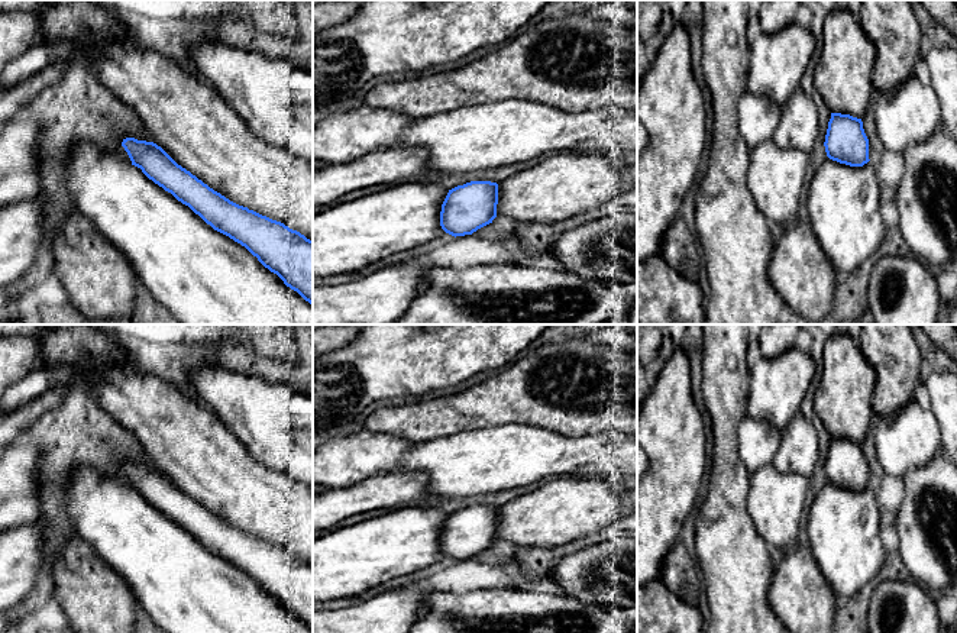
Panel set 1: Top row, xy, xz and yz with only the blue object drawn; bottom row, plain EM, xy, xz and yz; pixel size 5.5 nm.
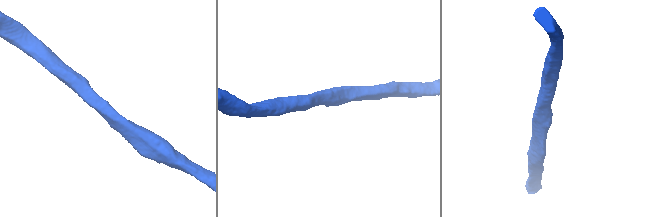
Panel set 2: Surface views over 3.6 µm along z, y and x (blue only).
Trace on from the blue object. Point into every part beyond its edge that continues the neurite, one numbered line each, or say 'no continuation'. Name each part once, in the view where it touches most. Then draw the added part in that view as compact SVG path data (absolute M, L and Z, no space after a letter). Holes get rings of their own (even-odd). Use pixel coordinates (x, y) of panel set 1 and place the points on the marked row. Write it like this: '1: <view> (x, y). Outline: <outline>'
1: xy (203, 277). Outline: M78 142L64 164L65 185L75 211L117 248L135 269L140 287L182 324L313 324L313 306L245 246L214 230L188 206L149 180L140 168L104 154L94 143Z

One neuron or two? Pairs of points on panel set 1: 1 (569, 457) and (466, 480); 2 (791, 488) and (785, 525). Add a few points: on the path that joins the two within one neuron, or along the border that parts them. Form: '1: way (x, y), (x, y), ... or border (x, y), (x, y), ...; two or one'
1: way (543, 457), (500, 457), (492, 459); one
2: way (785, 497), (785, 516); one

